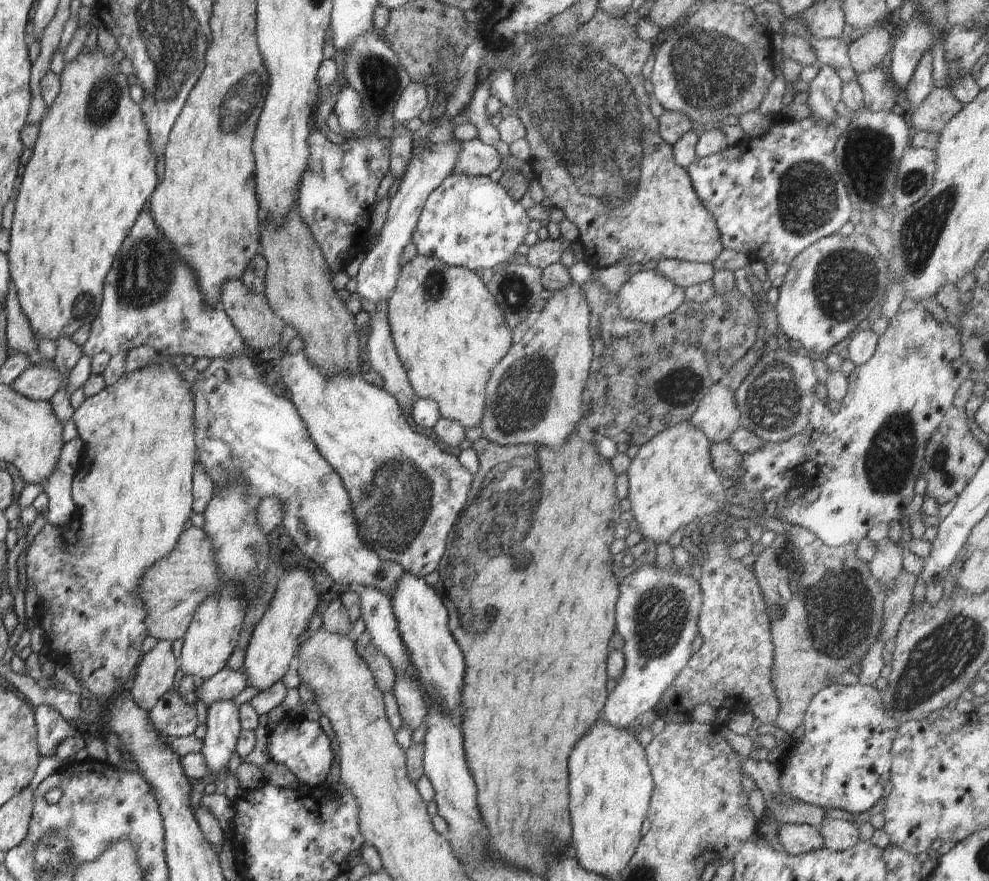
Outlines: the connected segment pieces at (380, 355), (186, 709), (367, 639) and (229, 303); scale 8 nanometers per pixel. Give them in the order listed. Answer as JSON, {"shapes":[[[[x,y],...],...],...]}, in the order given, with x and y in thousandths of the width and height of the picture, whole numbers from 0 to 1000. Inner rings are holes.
{"shapes":[[[[390,343],[374,348],[374,356],[370,397],[373,400],[375,418],[386,427],[389,436],[387,440],[404,457],[412,473],[421,447],[399,396],[391,360]]],[[[179,782],[164,789],[151,806],[151,818],[167,837],[189,837],[194,834],[201,818],[196,799],[190,798]]],[[[368,716],[359,728],[361,741],[369,749],[376,763],[380,779],[387,785],[397,783],[400,763],[388,741],[377,730],[374,719]]],[[[243,316],[226,319],[223,325],[222,348],[248,388],[249,395],[260,400],[275,395],[283,388],[288,365],[273,350],[268,334],[258,334],[245,321]]]]}

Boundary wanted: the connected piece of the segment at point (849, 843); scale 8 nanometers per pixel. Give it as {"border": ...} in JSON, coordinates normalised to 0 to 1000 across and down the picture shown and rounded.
{"border":[[[836,927],[827,942],[832,949],[833,961],[854,966],[870,956],[869,935]]]}

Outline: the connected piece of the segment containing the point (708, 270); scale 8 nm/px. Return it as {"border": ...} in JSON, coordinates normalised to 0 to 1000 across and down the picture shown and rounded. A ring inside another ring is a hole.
{"border":[[[667,294],[662,306],[691,328],[718,319],[723,310],[720,299],[703,299],[690,294]]]}

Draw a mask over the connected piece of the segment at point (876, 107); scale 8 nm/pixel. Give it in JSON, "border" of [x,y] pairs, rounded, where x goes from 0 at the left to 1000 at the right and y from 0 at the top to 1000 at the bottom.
{"border":[[[890,75],[870,83],[866,92],[872,101],[876,124],[883,128],[907,125],[906,110],[910,102]]]}

